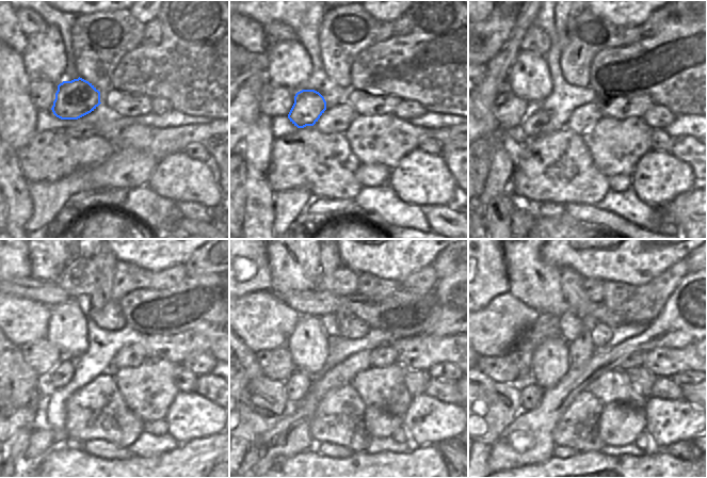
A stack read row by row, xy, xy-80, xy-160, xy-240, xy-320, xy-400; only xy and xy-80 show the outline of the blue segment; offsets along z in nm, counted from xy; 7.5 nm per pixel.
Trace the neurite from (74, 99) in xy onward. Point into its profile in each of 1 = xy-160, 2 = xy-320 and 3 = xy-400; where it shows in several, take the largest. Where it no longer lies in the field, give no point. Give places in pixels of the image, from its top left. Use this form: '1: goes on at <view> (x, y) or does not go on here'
1: goes on at xy-160 (537, 117)
2: goes on at xy-320 (298, 384)
3: goes on at xy-400 (531, 394)

